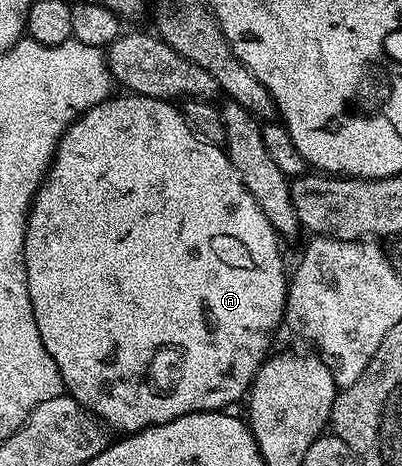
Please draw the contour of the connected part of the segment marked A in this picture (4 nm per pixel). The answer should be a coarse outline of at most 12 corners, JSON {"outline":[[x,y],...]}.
{"outline":[[130,92],[27,213],[37,332],[129,435],[231,408],[289,278],[226,149]]}

